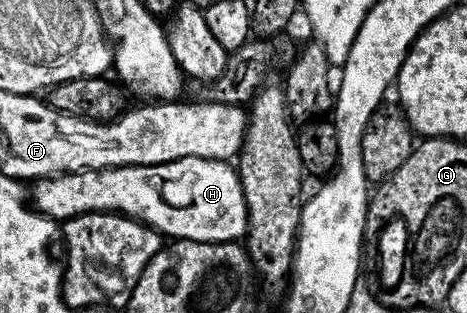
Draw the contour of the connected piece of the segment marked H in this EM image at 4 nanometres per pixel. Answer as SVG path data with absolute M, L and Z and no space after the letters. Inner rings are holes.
M183 158L177 162L169 162L162 166L151 167L150 174L153 174L160 183L153 188L152 194L38 194L32 199L35 209L44 213L54 220L67 220L76 214L97 213L97 212L119 212L127 214L139 221L146 221L147 225L151 226L153 230L159 230L161 235L167 236L172 240L183 240L186 242L235 242L245 237L248 228L248 206L244 203L244 189L240 187L240 176L235 169L232 170L227 161L218 158Z

